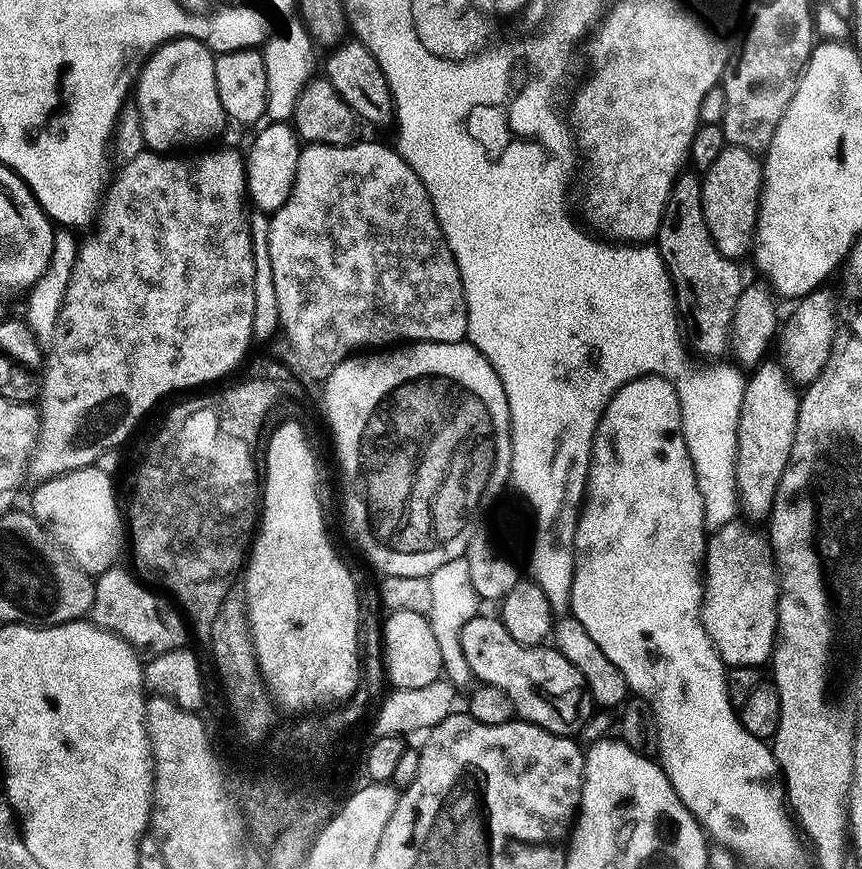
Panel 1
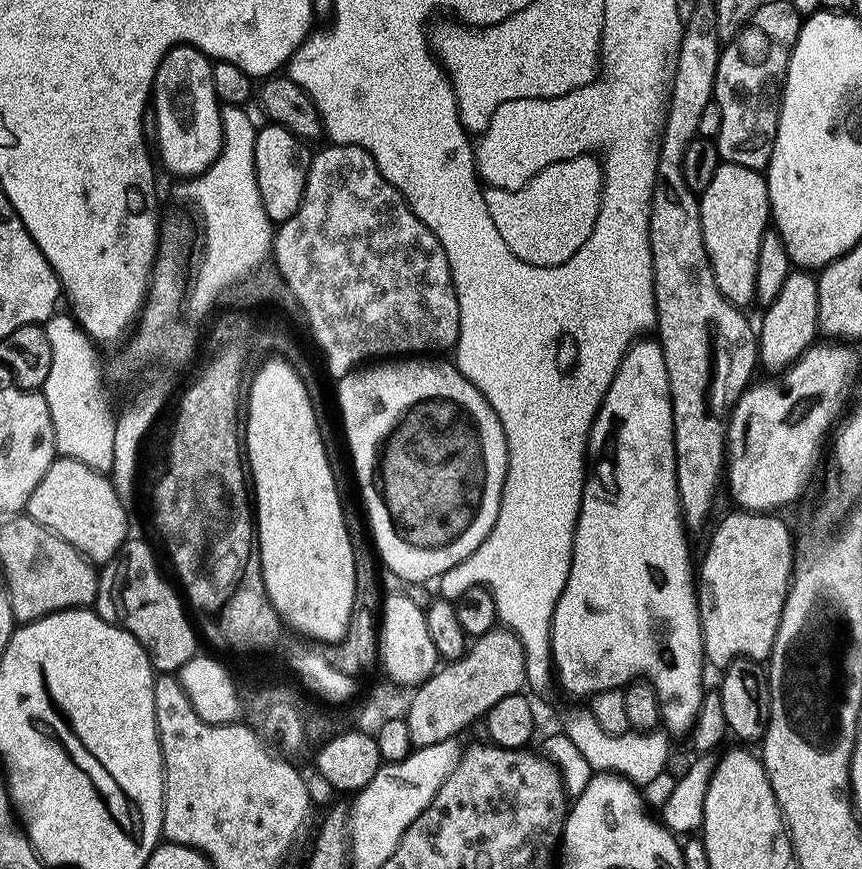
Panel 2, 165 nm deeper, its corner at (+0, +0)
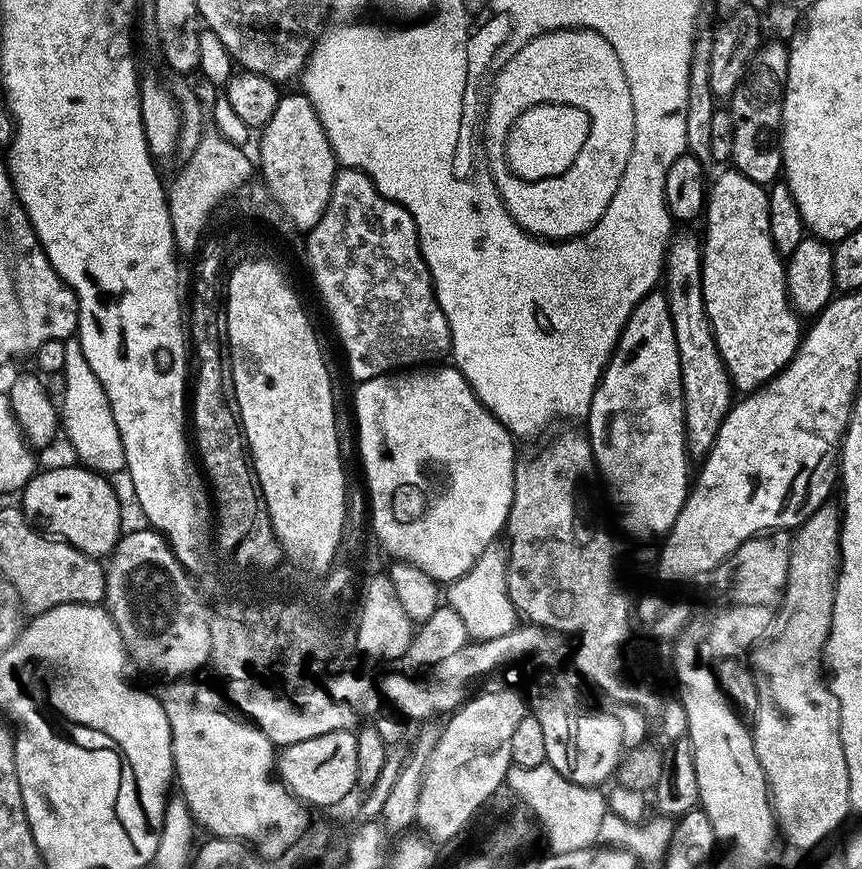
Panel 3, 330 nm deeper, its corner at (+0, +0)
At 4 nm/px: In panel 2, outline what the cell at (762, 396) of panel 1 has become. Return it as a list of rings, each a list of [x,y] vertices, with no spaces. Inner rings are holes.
[[[793,270],[786,278],[786,282],[782,286],[781,292],[778,294],[778,298],[774,298],[772,304],[767,305],[763,309],[764,317],[761,318],[760,324],[758,320],[758,364],[761,369],[765,368],[765,373],[768,374],[779,374],[784,369],[790,367],[798,357],[805,352],[806,349],[811,348],[813,344],[817,343],[818,340],[818,286],[816,285],[817,277],[808,270]]]

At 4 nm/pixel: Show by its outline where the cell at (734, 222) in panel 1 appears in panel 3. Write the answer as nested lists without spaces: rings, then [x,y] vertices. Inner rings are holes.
[[[735,170],[722,173],[711,181],[702,220],[704,309],[733,389],[747,394],[768,383],[791,362],[802,335],[801,317],[788,301],[786,264],[770,238],[765,185]]]

